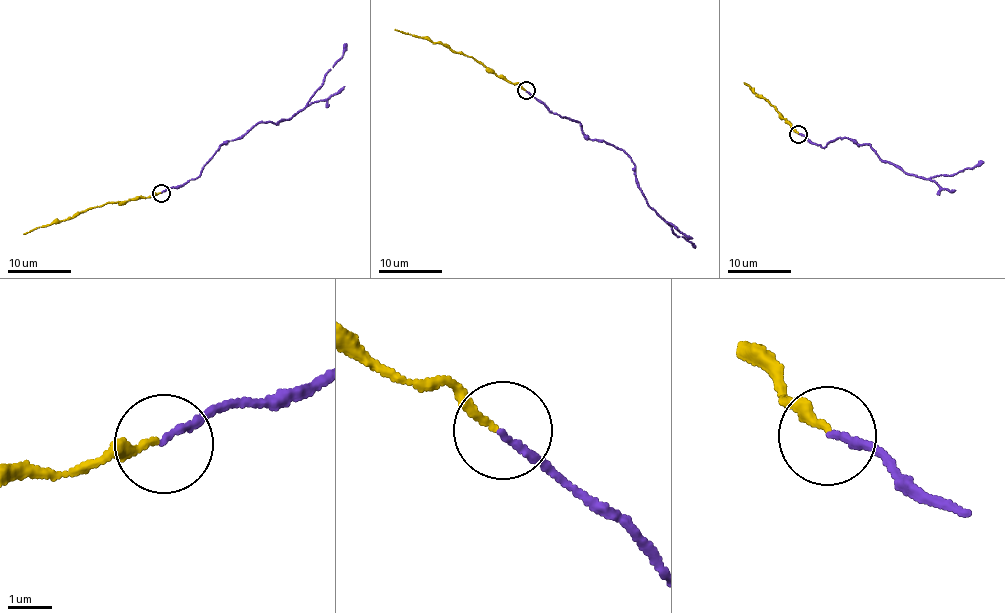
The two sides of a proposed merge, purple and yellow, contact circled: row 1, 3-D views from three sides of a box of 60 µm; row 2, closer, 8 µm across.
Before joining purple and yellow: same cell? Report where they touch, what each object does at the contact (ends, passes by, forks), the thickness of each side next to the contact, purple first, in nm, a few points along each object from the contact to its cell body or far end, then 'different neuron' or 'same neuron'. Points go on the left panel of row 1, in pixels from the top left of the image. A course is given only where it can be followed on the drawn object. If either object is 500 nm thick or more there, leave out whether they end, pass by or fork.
place (161, 193); purple ends; yellow ends; calibres 140 and 190 nm; course purple (160, 193), (197, 178), (221, 145), (242, 138), (261, 122), (277, 125), (303, 110), (346, 43); course yellow (160, 193), (103, 203), (24, 234); same neuron

